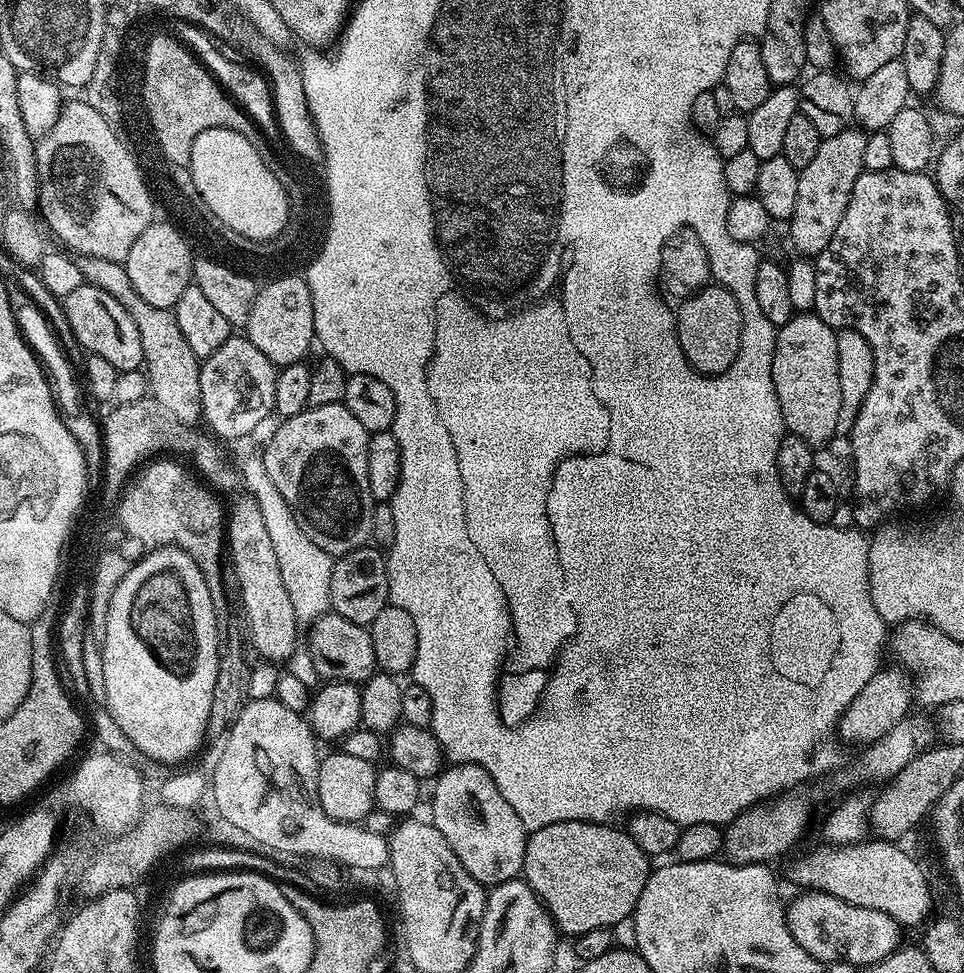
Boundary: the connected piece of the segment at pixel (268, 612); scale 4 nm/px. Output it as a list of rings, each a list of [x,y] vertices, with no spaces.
[[[240,495],[235,497],[236,506],[226,516],[226,552],[228,556],[232,555],[232,572],[236,575],[240,600],[244,603],[244,620],[248,623],[246,636],[250,644],[252,639],[261,661],[286,662],[297,651],[298,621],[294,605],[290,602],[290,594],[286,594],[282,570],[278,570],[278,558],[274,555],[262,510],[258,510],[258,502],[254,502],[252,496]]]

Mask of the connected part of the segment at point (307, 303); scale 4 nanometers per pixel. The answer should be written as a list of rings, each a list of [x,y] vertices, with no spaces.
[[[296,272],[278,278],[257,289],[252,310],[244,325],[246,338],[278,368],[299,363],[315,341],[313,330],[313,298],[307,279]]]

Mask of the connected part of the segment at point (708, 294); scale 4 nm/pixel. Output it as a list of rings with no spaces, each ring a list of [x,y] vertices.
[[[712,282],[708,287],[695,292],[686,300],[679,301],[676,313],[676,337],[682,346],[682,354],[688,359],[689,364],[702,376],[721,376],[736,361],[736,355],[742,342],[742,310],[729,288],[722,288]]]

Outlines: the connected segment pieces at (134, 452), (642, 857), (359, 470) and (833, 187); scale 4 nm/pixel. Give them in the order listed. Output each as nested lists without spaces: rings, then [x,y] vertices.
[[[145,398],[138,402],[116,404],[102,418],[103,435],[103,487],[119,483],[128,468],[140,465],[139,459],[156,454],[157,449],[172,449],[178,457],[183,458],[195,471],[201,481],[217,494],[235,493],[241,487],[242,477],[239,467],[224,453],[221,441],[209,434],[203,427],[178,422],[158,401]]]
[[[563,820],[562,822],[554,822],[550,826],[542,826],[538,830],[528,833],[528,841],[526,842],[526,854],[524,855],[524,870],[522,879],[531,886],[534,894],[544,904],[544,909],[552,916],[552,923],[556,925],[561,933],[564,932],[569,938],[581,936],[586,930],[594,930],[598,928],[612,928],[629,919],[635,913],[636,903],[642,894],[642,890],[646,886],[650,875],[649,856],[638,846],[638,842],[634,842],[634,838],[623,827],[612,828],[611,823],[595,824],[589,820]]]
[[[343,402],[330,406],[306,407],[298,414],[285,416],[280,425],[272,432],[268,445],[262,449],[266,474],[274,482],[278,494],[286,498],[292,507],[298,526],[322,550],[334,558],[344,556],[350,550],[363,548],[373,539],[371,516],[374,501],[370,494],[370,474],[366,470],[366,450],[368,449],[369,432]]]
[[[856,126],[823,137],[818,146],[818,154],[814,154],[810,166],[799,169],[798,202],[794,205],[791,219],[790,242],[800,251],[797,253],[801,257],[815,258],[822,250],[826,250],[826,246],[830,246],[830,238],[834,238],[834,230],[838,230],[842,214],[846,214],[850,190],[854,190],[854,182],[858,182],[864,171],[862,157],[867,141],[867,135]]]

